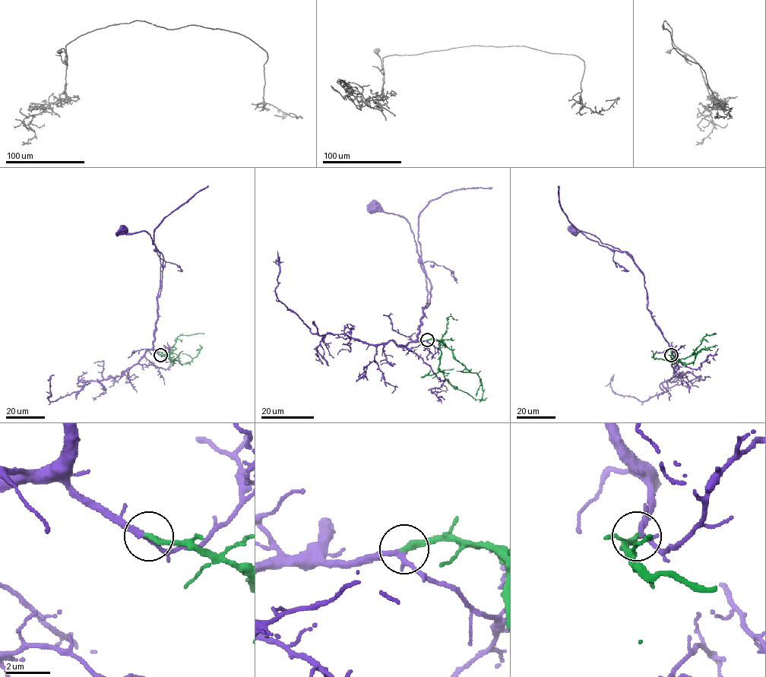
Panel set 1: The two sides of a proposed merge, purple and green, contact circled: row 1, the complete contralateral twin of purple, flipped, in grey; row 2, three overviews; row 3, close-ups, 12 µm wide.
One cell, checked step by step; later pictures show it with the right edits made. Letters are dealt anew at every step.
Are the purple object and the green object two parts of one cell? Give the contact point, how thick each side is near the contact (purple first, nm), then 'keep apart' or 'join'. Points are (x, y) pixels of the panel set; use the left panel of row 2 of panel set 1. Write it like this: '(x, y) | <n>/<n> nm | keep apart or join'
(160, 355) | 220/280 nm | join

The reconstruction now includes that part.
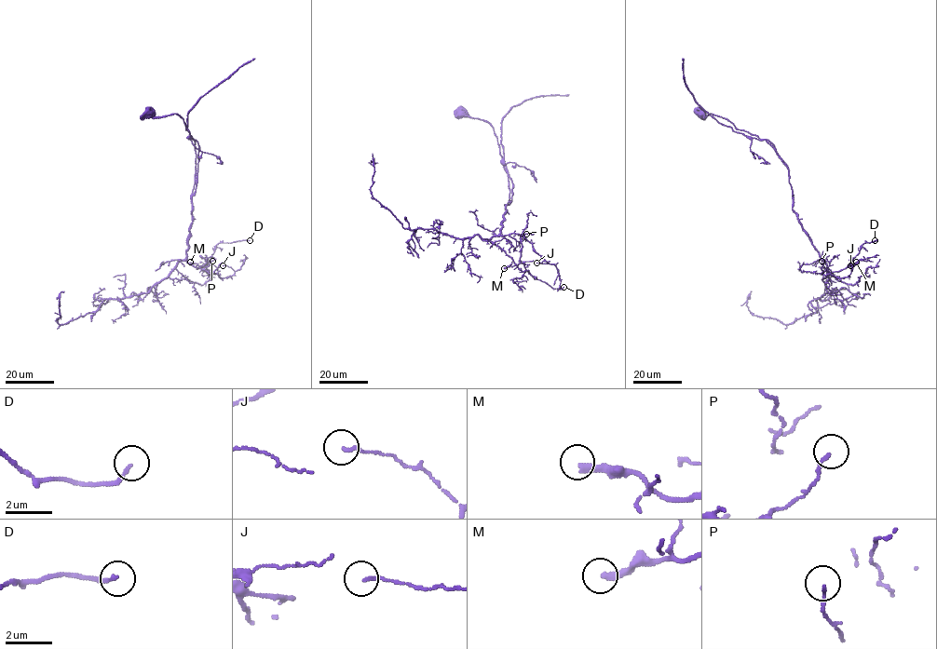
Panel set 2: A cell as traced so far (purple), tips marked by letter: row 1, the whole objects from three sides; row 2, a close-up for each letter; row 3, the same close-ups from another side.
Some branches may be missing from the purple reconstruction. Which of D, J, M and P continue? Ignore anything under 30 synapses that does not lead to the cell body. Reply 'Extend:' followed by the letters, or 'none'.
Extend: none

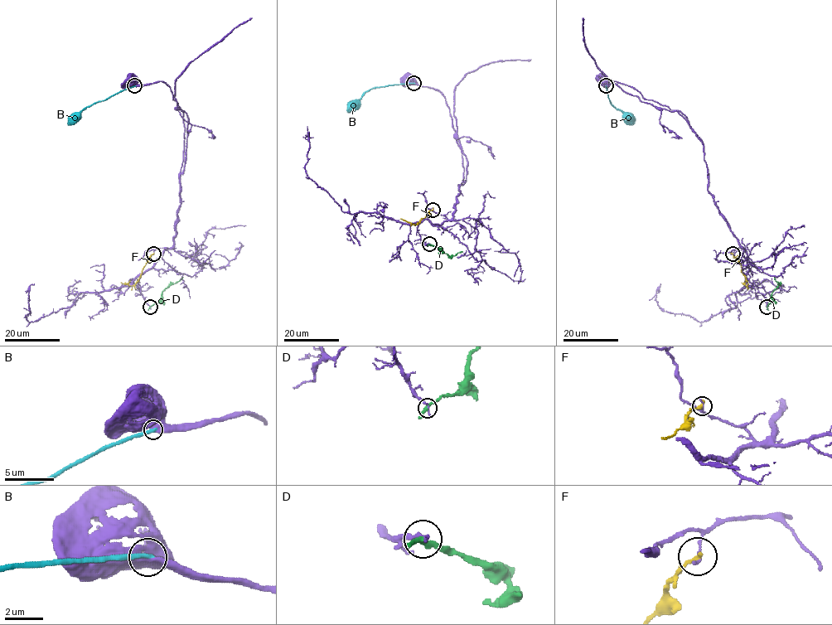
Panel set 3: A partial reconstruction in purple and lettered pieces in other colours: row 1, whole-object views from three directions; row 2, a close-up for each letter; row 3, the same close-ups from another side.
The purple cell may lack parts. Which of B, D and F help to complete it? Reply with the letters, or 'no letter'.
no letter

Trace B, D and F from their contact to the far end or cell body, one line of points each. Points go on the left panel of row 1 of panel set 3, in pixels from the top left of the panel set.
B: (134, 85), (94, 103), (68, 124)
D: (150, 307), (159, 302), (162, 292), (183, 277)
F: (153, 253), (137, 282), (131, 286), (121, 282)

